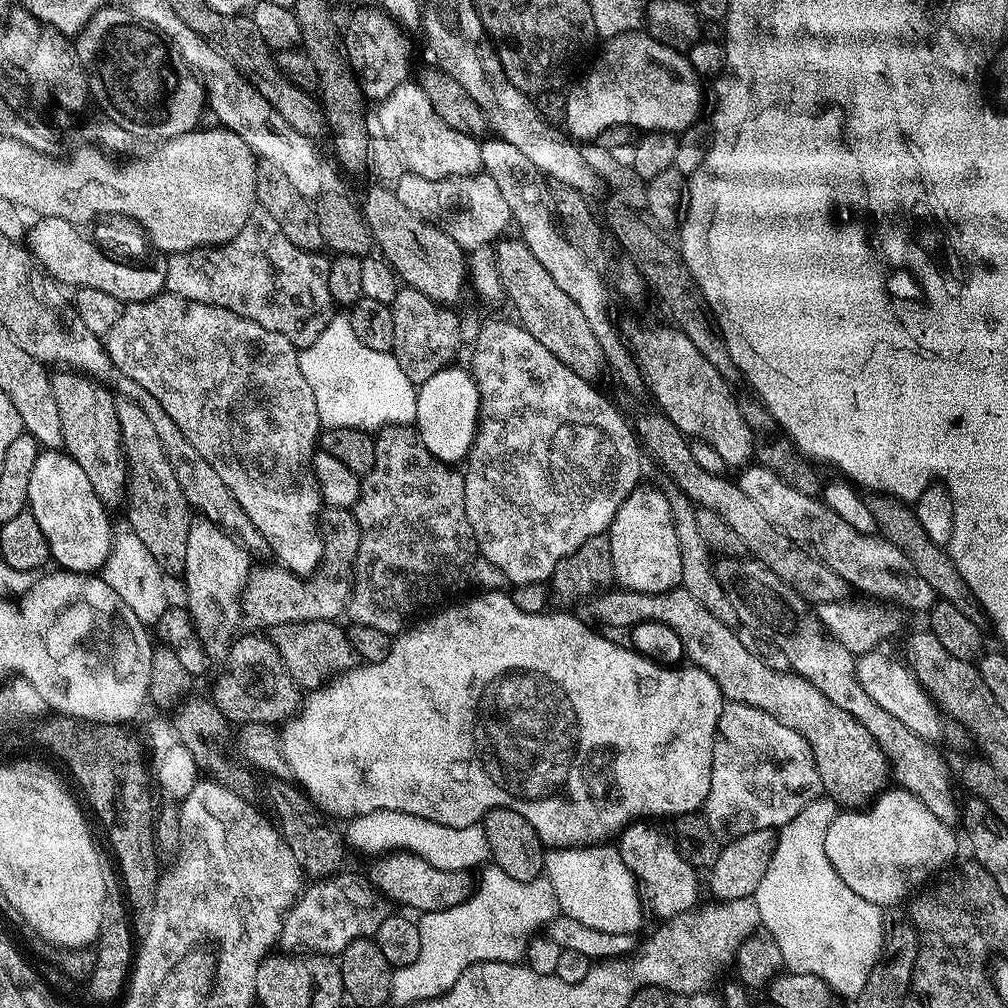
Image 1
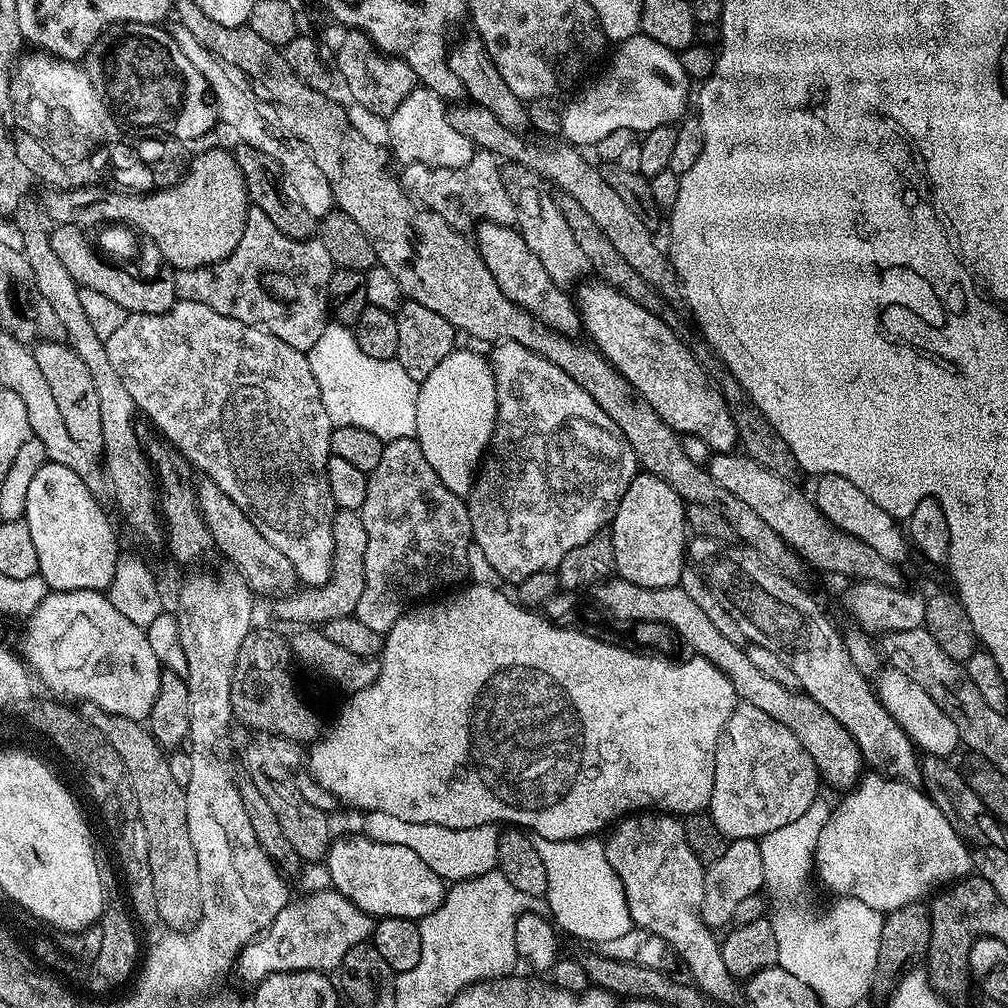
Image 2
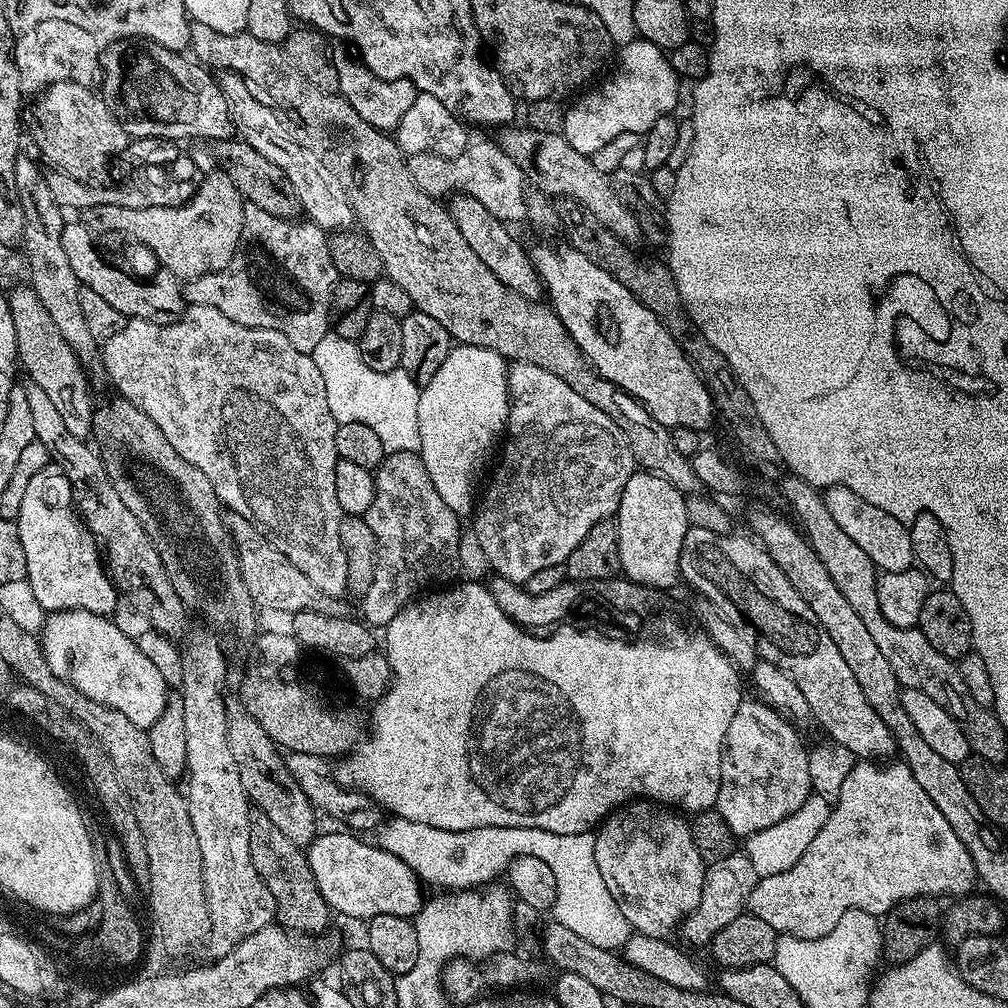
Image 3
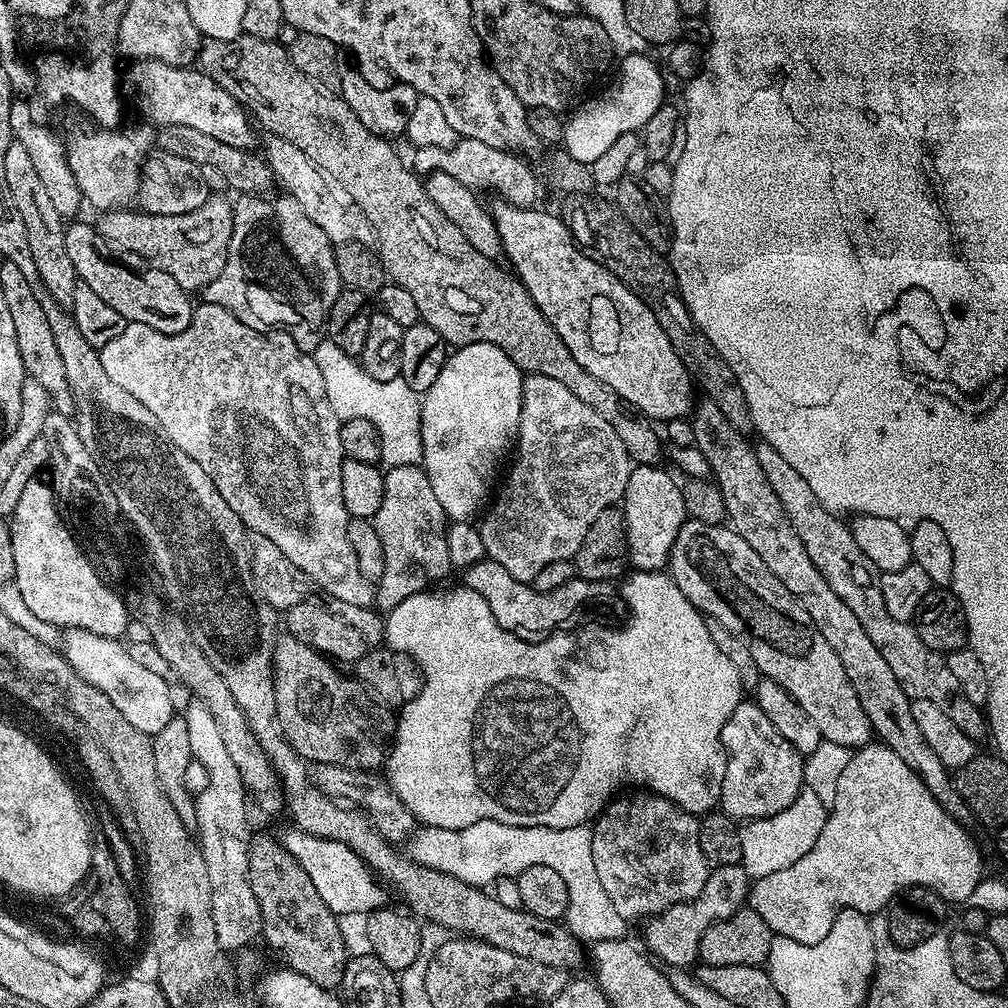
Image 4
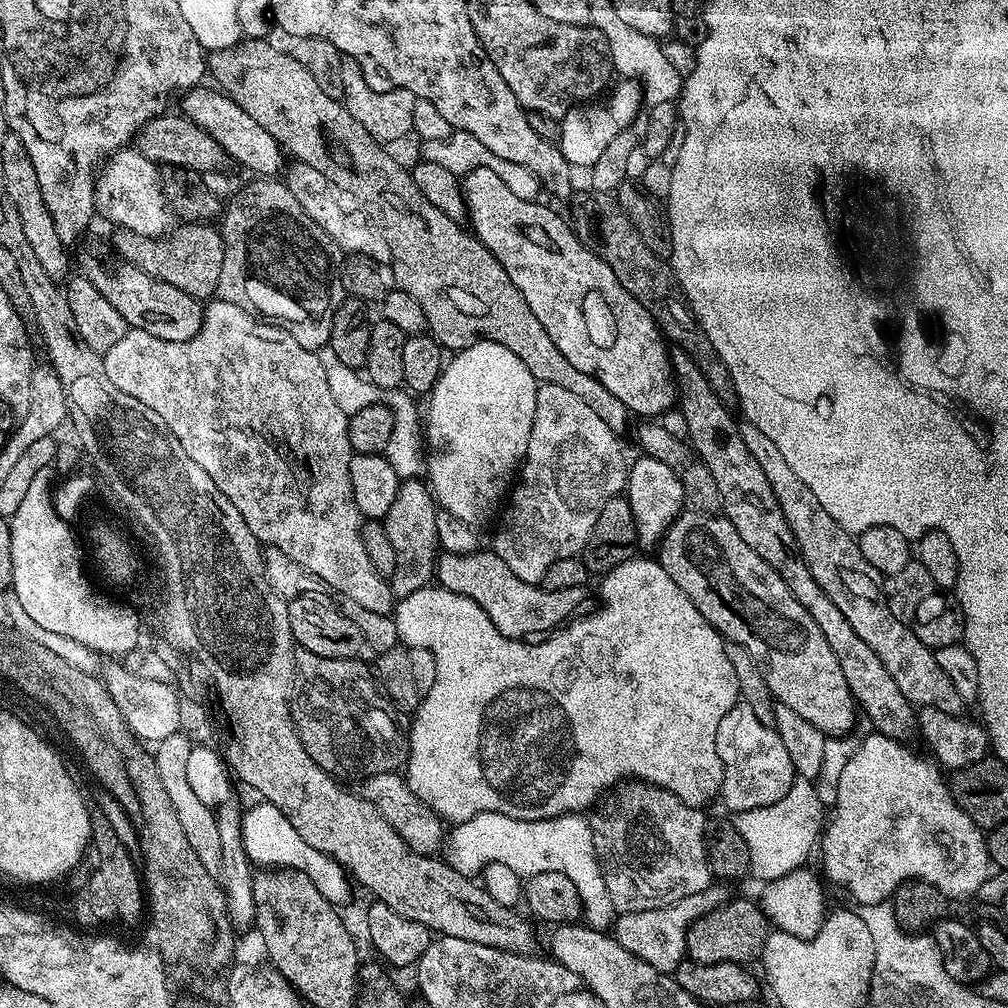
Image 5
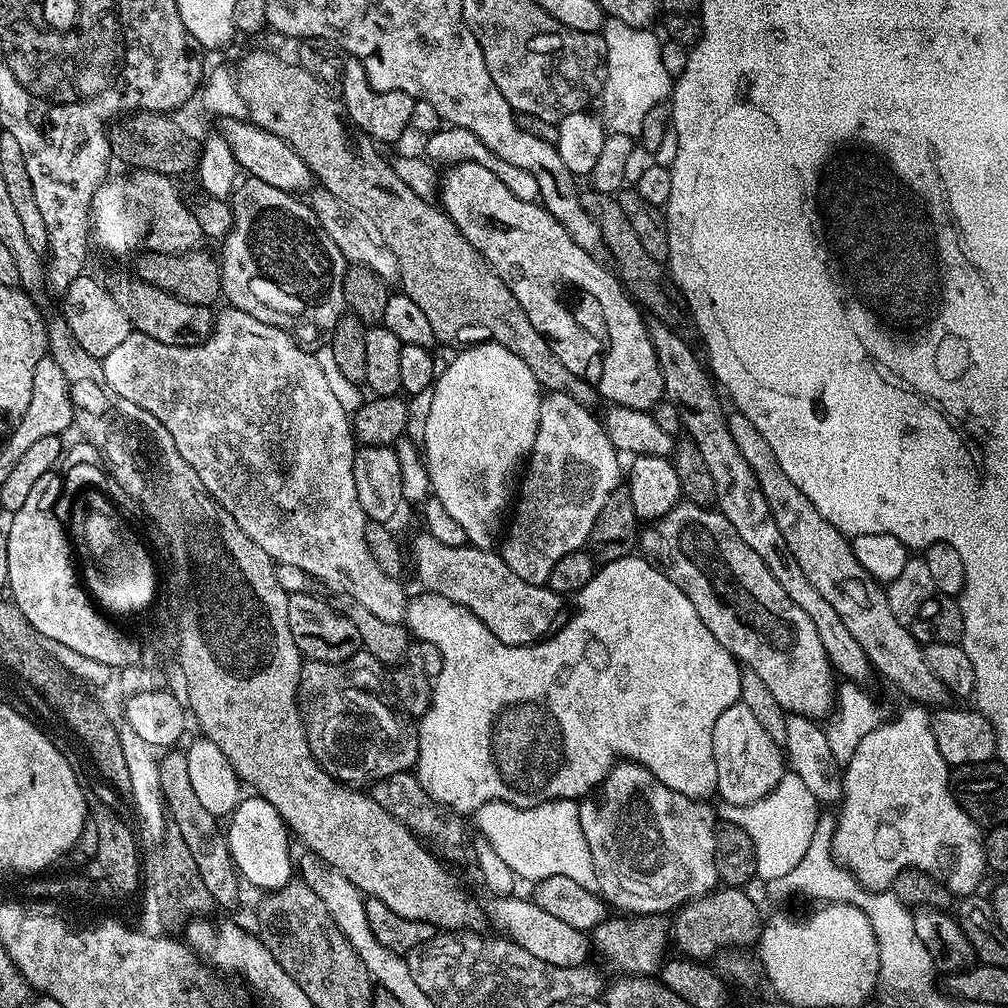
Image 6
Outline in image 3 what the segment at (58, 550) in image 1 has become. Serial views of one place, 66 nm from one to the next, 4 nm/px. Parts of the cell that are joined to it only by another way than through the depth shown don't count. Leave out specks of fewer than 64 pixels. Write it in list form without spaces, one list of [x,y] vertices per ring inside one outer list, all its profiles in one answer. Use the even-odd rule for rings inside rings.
[[[49,466],[34,474],[30,486],[26,486],[26,494],[22,498],[22,510],[15,522],[18,526],[18,534],[22,538],[22,550],[26,550],[26,579],[34,598],[44,608],[45,613],[65,612],[79,608],[99,616],[108,616],[116,612],[117,585],[113,583],[106,571],[106,564],[102,559],[96,537],[82,523],[74,507],[72,487],[64,477],[63,467]]]

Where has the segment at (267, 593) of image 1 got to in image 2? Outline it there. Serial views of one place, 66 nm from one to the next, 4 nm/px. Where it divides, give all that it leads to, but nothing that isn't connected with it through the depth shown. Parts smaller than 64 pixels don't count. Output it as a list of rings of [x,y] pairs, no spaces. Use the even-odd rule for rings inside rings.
[[[339,509],[332,519],[332,537],[334,554],[328,581],[316,588],[297,590],[275,601],[277,614],[296,624],[292,626],[322,626],[330,617],[353,615],[358,598],[362,598],[362,586],[366,582],[366,526],[362,526],[359,511]]]

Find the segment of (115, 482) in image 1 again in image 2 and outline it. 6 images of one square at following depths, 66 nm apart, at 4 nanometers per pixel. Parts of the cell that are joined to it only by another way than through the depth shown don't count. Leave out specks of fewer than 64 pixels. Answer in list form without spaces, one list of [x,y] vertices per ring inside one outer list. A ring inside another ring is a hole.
[[[56,340],[37,343],[32,348],[32,354],[34,362],[38,362],[38,367],[42,370],[42,375],[54,394],[56,405],[62,414],[70,438],[74,438],[74,442],[78,442],[78,446],[82,446],[86,451],[93,454],[99,453],[103,446],[102,417],[99,414],[93,381],[82,358],[72,351],[67,343]]]

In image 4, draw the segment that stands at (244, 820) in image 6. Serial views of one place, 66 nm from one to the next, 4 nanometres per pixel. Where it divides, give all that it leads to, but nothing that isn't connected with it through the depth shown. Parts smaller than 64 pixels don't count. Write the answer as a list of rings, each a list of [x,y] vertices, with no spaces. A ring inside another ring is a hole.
[[[295,826],[289,829],[289,832],[282,836],[284,849],[300,863],[306,874],[310,874],[310,882],[314,882],[322,902],[326,902],[326,906],[330,906],[330,910],[335,912],[337,917],[345,918],[344,916],[350,915],[351,912],[367,914],[375,908],[385,907],[385,885],[377,879],[366,861],[354,854],[354,850],[350,850],[350,846],[337,840],[311,836]]]

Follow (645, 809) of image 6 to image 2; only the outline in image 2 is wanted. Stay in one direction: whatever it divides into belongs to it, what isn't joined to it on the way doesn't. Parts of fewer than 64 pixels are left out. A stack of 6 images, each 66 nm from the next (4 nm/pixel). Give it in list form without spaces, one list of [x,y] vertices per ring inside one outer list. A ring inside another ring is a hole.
[[[641,810],[623,817],[607,833],[604,849],[614,874],[618,874],[624,887],[633,925],[658,934],[658,938],[668,943],[682,964],[684,960],[693,976],[689,977],[705,997],[720,1004],[741,1003],[741,981],[726,970],[720,940],[712,937],[715,936],[713,929],[705,927],[700,917],[705,865],[700,863],[694,850],[690,850],[683,823],[672,814]]]

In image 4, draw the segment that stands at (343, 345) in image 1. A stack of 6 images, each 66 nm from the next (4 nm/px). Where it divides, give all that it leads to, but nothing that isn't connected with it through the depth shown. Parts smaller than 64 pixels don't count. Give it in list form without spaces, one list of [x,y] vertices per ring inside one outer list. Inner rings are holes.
[[[321,339],[314,353],[318,370],[322,370],[322,382],[326,382],[326,398],[334,406],[334,414],[340,421],[350,418],[366,418],[378,426],[382,438],[381,461],[388,468],[420,464],[424,458],[422,450],[422,430],[420,429],[421,397],[405,380],[378,382],[370,378],[359,359],[348,356],[330,339]]]

